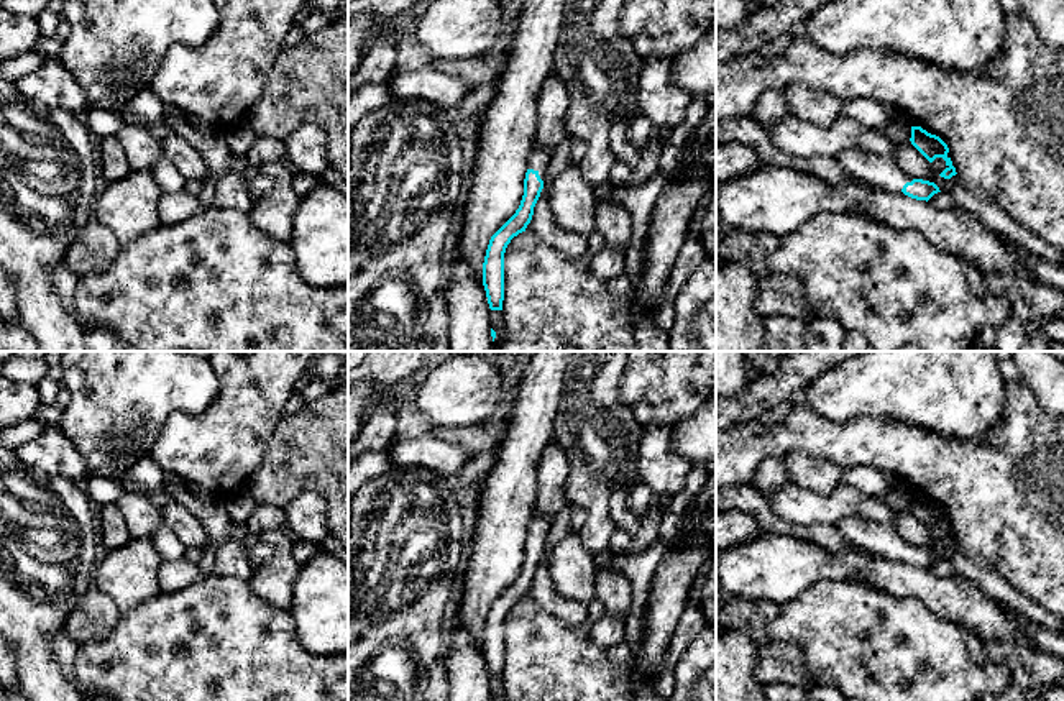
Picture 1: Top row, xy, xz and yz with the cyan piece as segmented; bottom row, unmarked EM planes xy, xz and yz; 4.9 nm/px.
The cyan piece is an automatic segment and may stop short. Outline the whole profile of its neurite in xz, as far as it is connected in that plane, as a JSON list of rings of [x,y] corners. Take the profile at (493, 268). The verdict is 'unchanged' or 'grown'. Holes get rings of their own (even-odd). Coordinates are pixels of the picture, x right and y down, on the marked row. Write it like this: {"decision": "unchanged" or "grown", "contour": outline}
{"decision": "grown", "contour": [[[532,144],[527,158],[527,172],[524,179],[524,195],[516,213],[491,236],[484,263],[483,286],[491,310],[502,310],[504,300],[504,253],[514,236],[525,231],[532,220],[534,207],[543,189],[543,179],[552,154],[543,148]]]}

